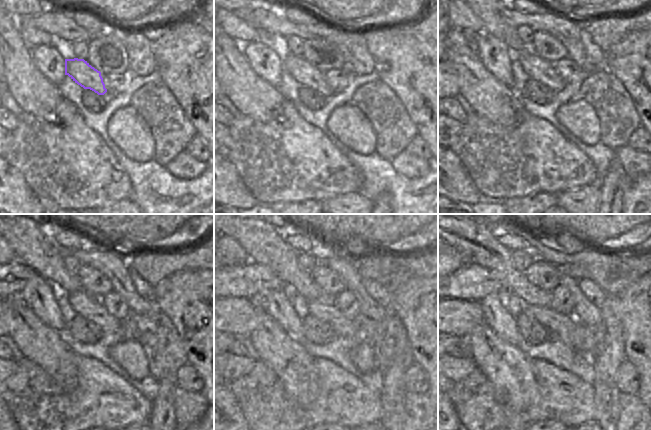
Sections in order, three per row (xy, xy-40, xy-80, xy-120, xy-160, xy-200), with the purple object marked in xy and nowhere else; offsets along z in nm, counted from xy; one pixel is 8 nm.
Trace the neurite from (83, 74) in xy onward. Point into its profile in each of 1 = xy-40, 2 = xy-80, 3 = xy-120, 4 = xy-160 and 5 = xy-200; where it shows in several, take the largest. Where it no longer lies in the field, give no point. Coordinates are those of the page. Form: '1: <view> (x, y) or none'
1: xy-40 (309, 76)
2: xy-80 (534, 70)
3: xy-120 (83, 303)
4: xy-160 (342, 325)
5: xy-200 (567, 329)

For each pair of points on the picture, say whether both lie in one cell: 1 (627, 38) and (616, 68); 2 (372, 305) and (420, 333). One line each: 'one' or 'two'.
1: two
2: two

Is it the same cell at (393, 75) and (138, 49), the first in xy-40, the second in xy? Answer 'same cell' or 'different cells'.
different cells

